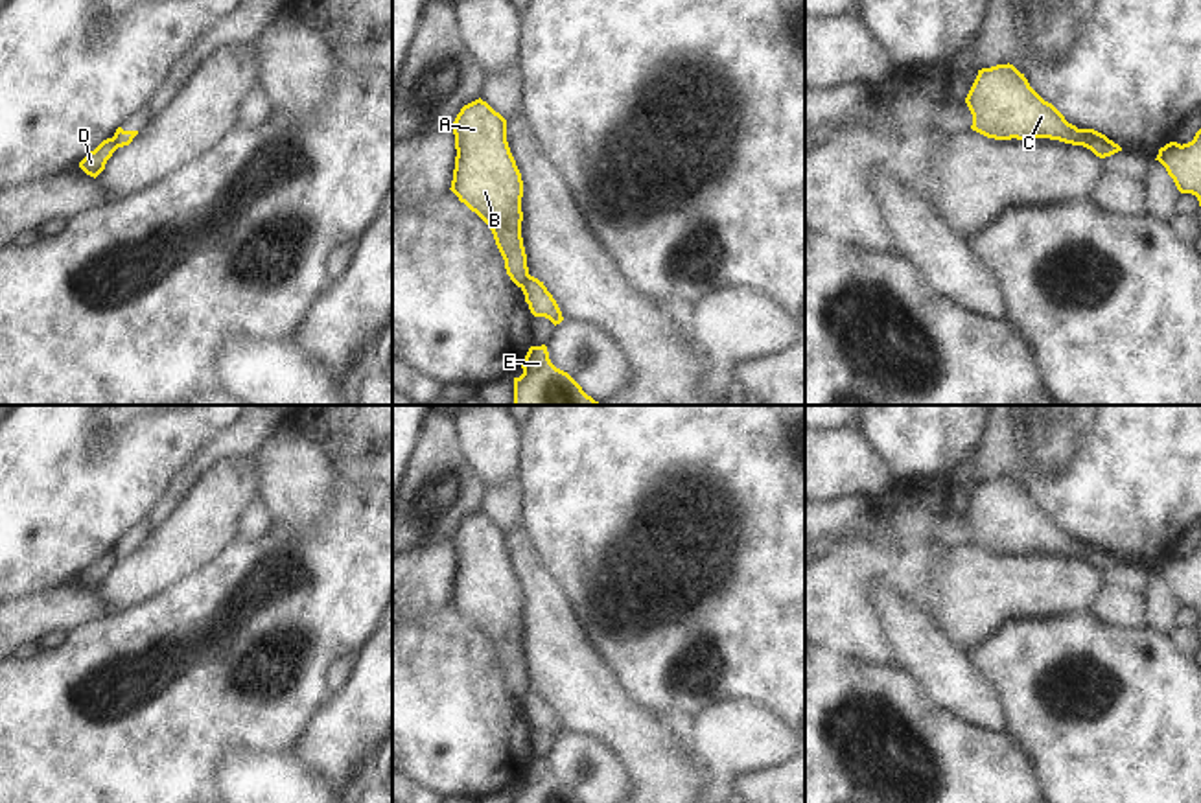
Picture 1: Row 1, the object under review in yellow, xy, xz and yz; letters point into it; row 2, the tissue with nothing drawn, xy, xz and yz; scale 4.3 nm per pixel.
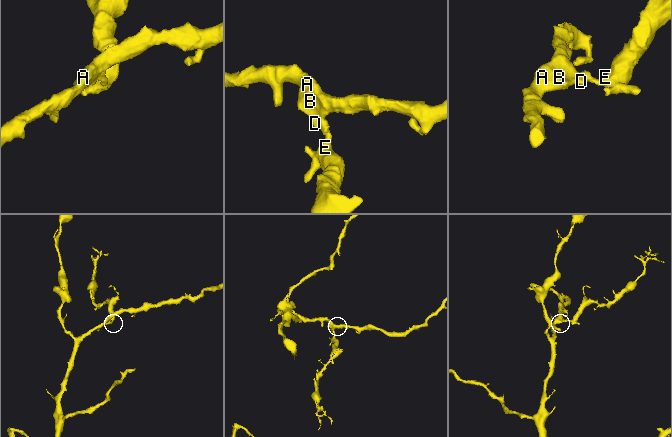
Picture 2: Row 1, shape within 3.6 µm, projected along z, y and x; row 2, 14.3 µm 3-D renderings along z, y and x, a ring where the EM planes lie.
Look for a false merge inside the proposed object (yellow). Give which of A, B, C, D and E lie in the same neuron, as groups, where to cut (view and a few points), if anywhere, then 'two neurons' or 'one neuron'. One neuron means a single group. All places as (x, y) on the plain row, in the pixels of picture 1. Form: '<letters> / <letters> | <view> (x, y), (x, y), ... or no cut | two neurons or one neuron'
A B C D / E | yz (1078, 542), (1085, 558) | two neurons

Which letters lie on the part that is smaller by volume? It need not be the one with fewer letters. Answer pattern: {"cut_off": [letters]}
{"cut_off": ["E"]}

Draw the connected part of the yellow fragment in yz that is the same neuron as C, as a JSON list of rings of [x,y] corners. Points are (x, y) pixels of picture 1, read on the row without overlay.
[[[1009,475],[978,483],[965,516],[973,527],[971,541],[987,551],[1050,551],[1083,558],[1079,541],[1044,514]]]

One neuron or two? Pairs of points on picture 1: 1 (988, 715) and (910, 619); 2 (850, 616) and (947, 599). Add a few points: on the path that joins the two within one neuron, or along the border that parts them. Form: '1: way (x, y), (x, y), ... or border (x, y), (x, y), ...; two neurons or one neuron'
1: way (964, 691), (918, 643); one neuron
2: border (938, 562), (931, 584), (920, 595), (925, 612); two neurons

